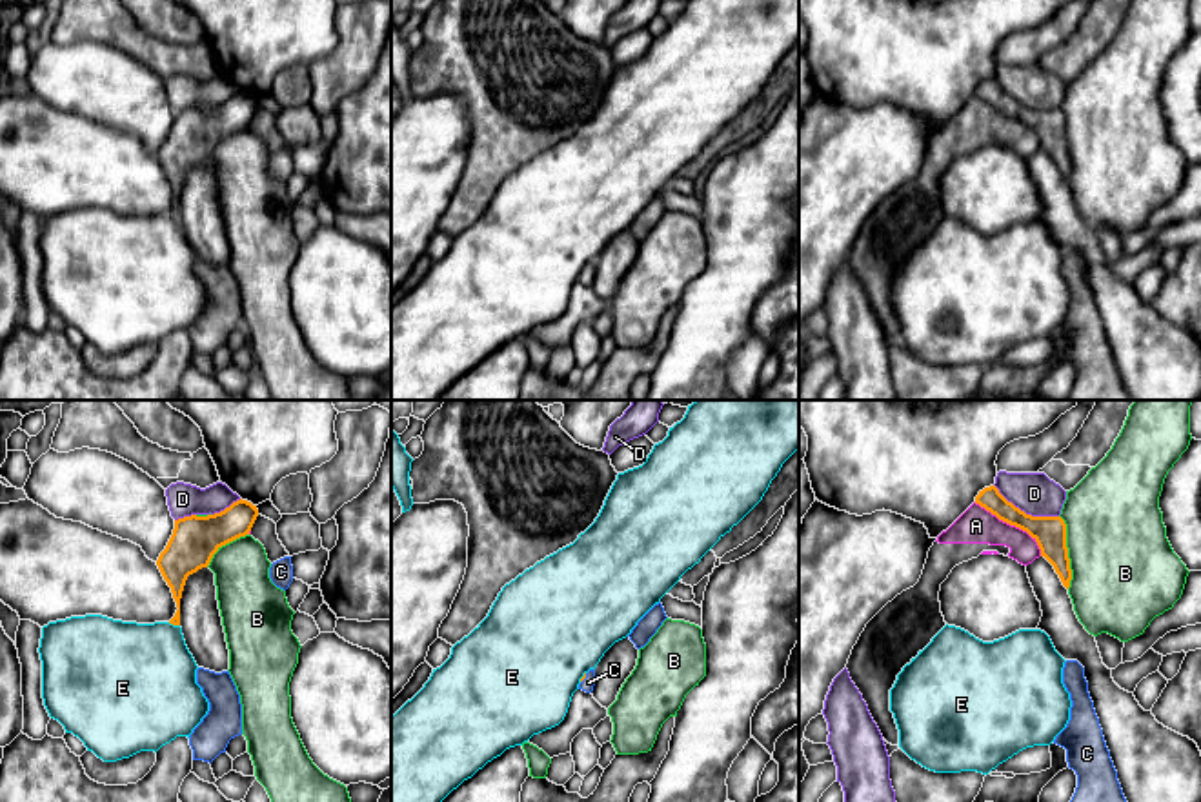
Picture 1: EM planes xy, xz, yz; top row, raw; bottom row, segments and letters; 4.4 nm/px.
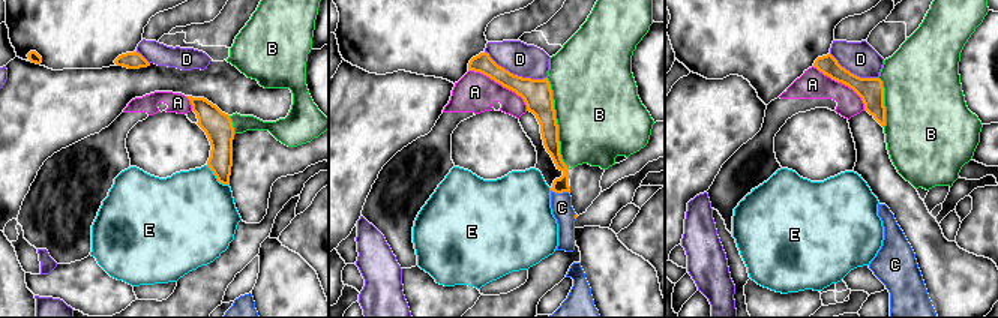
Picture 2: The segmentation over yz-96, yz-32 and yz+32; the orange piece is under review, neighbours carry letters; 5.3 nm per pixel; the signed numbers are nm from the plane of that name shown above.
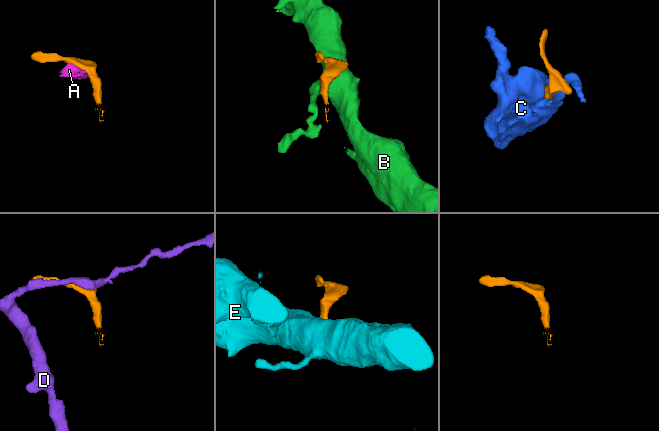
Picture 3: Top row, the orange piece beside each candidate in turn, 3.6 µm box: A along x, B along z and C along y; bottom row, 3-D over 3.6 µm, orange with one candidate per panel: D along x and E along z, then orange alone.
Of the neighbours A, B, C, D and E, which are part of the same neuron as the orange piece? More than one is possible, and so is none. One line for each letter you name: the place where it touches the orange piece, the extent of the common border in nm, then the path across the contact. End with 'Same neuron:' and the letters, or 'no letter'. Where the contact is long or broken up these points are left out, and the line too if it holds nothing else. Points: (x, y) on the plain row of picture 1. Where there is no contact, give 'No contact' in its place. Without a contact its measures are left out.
A: Touches orange at yz (1012, 117). Shared border 380 nm
Same neuron: A

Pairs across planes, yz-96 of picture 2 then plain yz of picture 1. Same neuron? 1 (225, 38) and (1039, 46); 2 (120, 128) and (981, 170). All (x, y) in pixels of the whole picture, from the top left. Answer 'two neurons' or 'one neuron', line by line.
1: two neurons
2: two neurons

